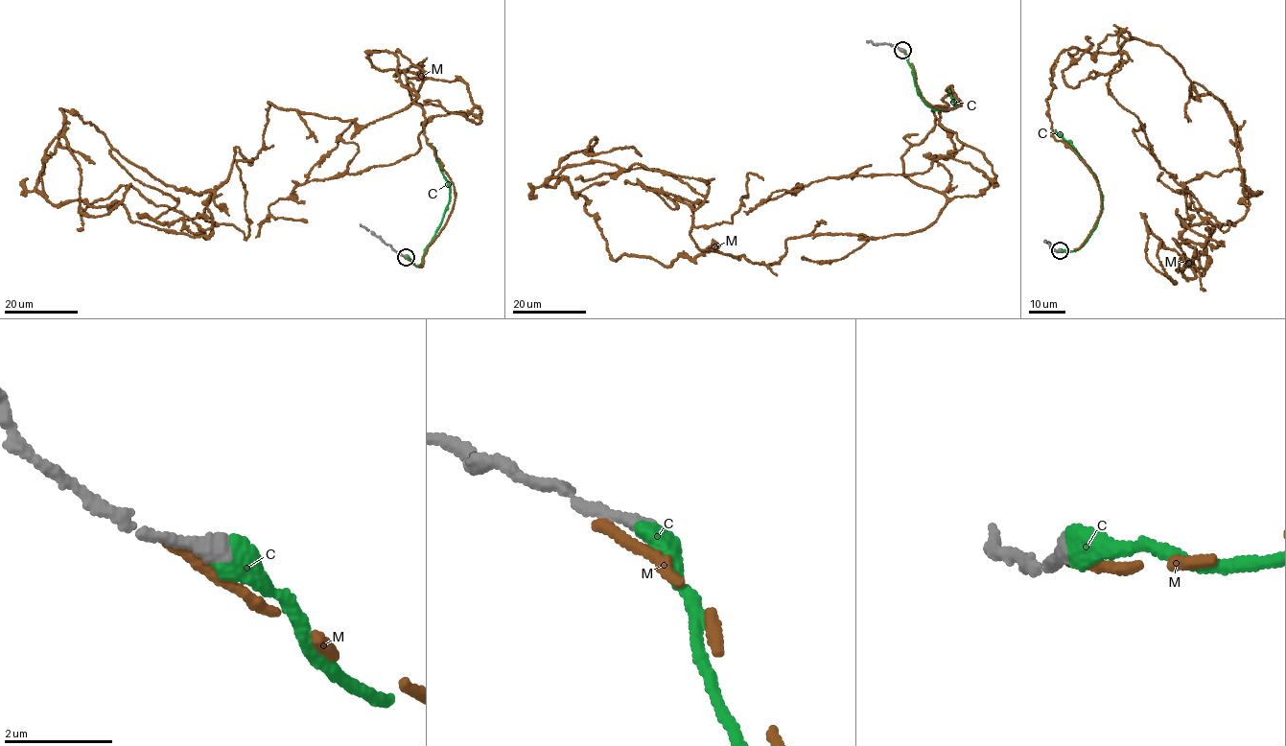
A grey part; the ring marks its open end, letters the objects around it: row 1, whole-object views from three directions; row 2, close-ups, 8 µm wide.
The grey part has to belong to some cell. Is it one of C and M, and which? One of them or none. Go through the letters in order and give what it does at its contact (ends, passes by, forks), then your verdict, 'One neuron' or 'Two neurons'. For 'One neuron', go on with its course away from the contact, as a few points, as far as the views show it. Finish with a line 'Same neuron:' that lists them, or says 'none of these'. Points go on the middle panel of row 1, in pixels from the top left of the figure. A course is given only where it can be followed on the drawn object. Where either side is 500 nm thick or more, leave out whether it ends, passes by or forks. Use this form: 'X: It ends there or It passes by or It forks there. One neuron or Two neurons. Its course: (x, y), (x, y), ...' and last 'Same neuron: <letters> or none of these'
C: It ends there. One neuron. Its course: (902, 50), (919, 95), (926, 104), (943, 111), (955, 106), (951, 91)
M: It ends there. Two neurons
Same neuron: C

